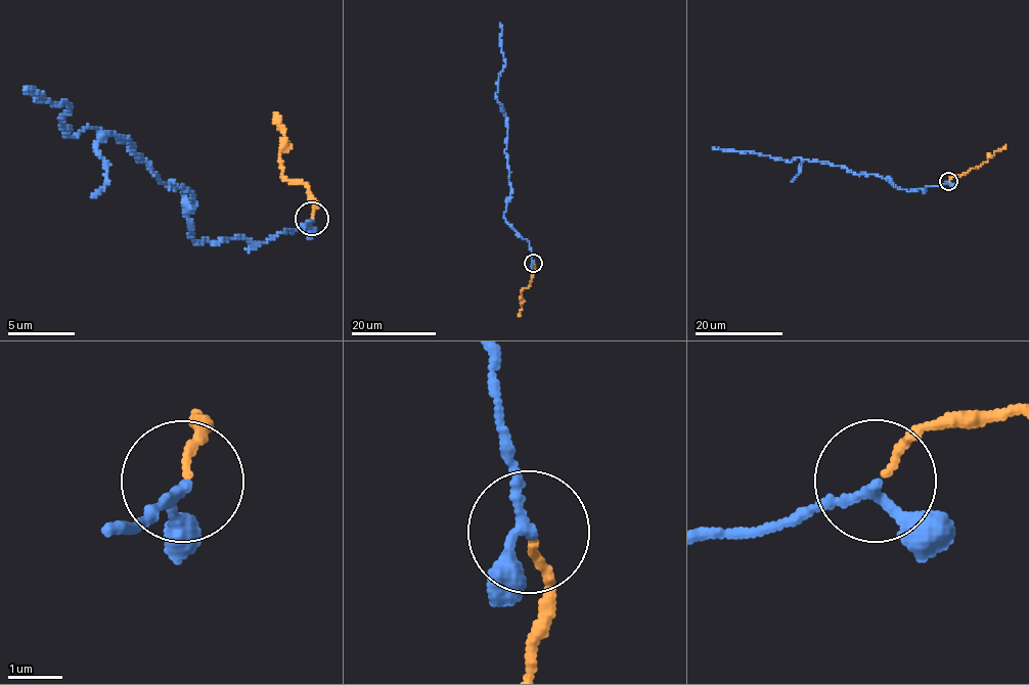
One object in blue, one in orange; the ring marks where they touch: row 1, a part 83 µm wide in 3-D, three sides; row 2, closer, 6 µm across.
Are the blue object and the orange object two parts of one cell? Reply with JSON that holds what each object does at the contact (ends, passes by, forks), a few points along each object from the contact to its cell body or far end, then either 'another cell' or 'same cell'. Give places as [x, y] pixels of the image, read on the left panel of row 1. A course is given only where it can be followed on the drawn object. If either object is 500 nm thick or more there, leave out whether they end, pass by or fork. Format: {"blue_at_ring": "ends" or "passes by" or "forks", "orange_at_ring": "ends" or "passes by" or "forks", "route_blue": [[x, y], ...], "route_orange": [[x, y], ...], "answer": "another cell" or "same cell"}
{"blue_at_ring": "passes by", "orange_at_ring": "ends", "route_blue": [[312, 218], [263, 242], [193, 237], [193, 195], [119, 138], [69, 133], [70, 103], [26, 90]], "route_orange": [[313, 218], [315, 199], [304, 183], [286, 180], [282, 174], [285, 132], [275, 113]], "answer": "same cell"}

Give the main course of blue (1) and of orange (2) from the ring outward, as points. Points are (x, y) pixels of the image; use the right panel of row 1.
1: (948, 181), (928, 185), (925, 190), (911, 190), (897, 188), (876, 175), (851, 173), (826, 163), (712, 148)
2: (949, 181), (981, 166), (1007, 145)

